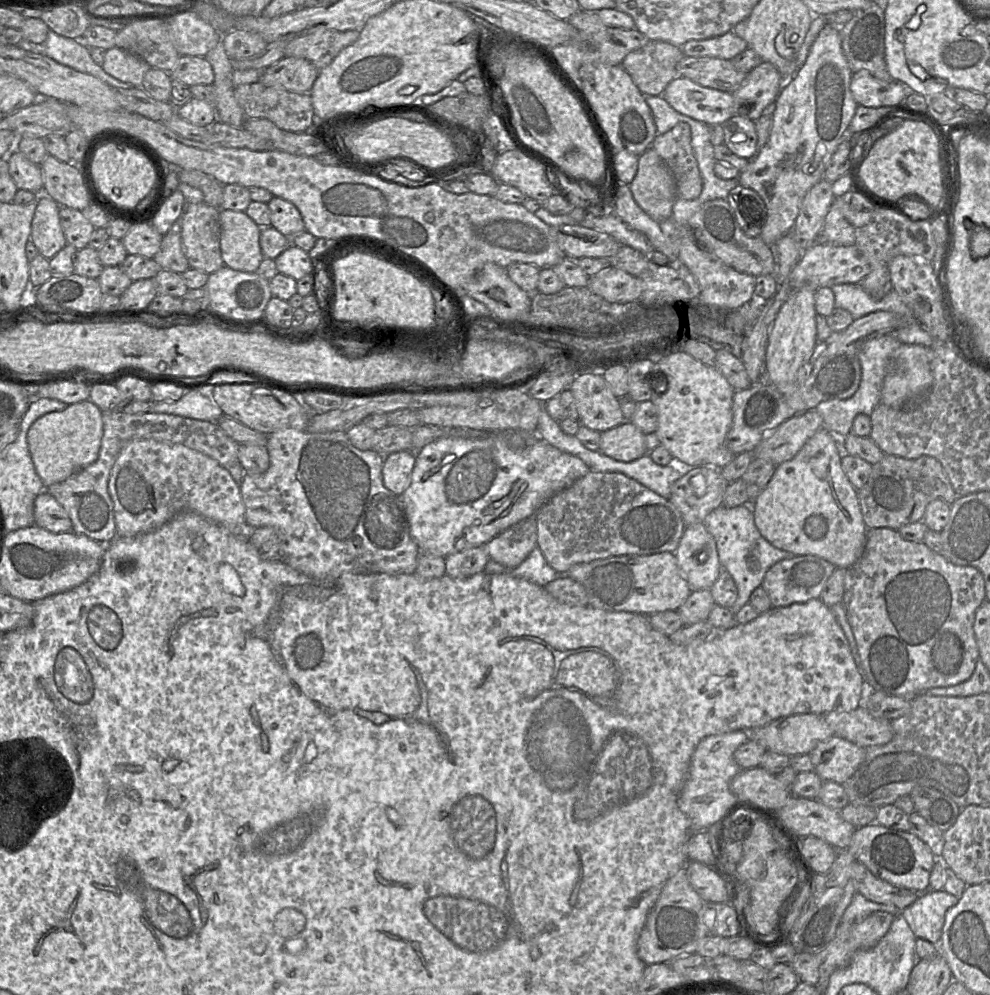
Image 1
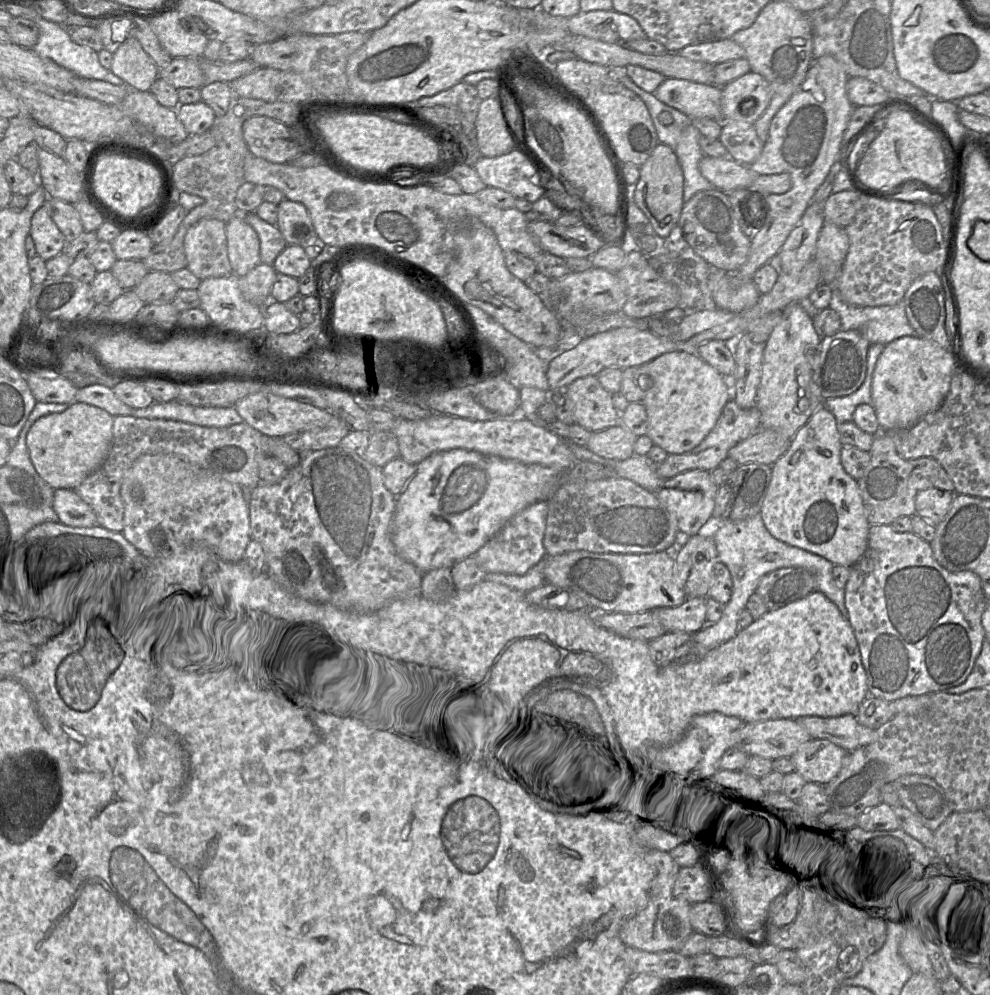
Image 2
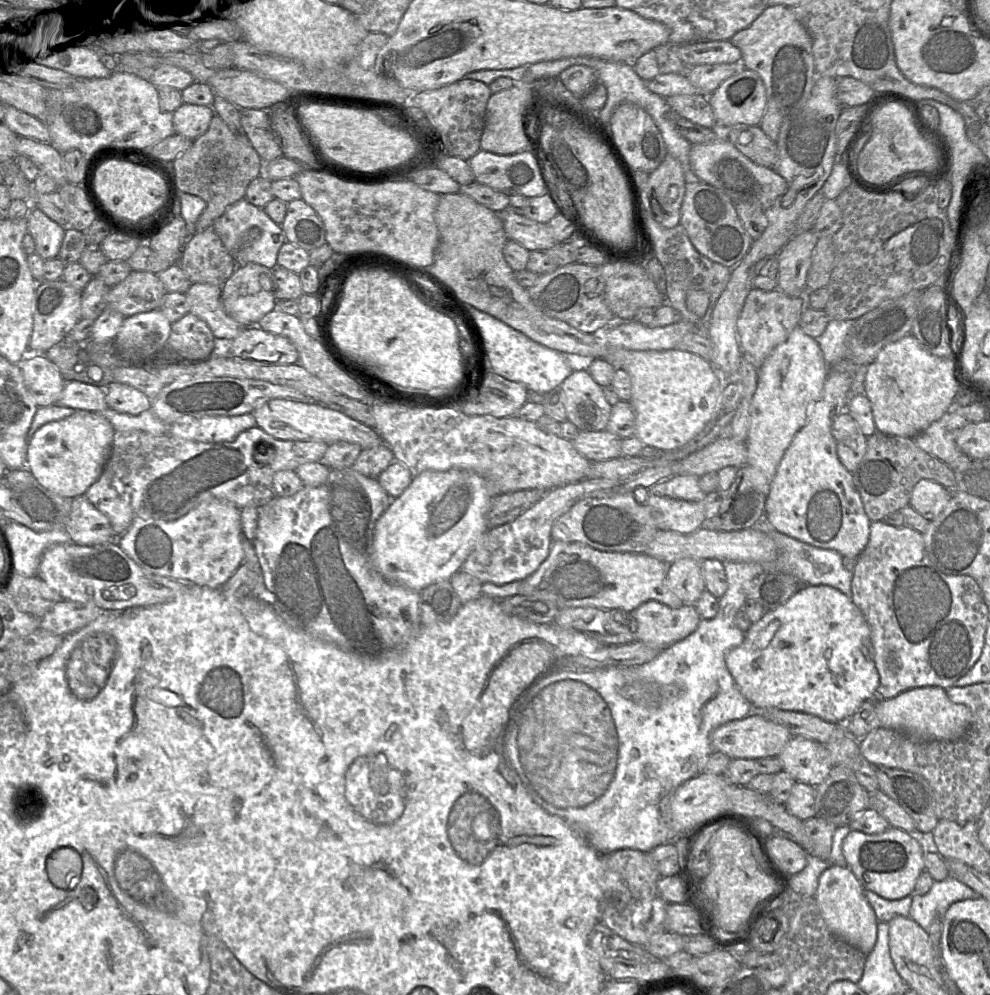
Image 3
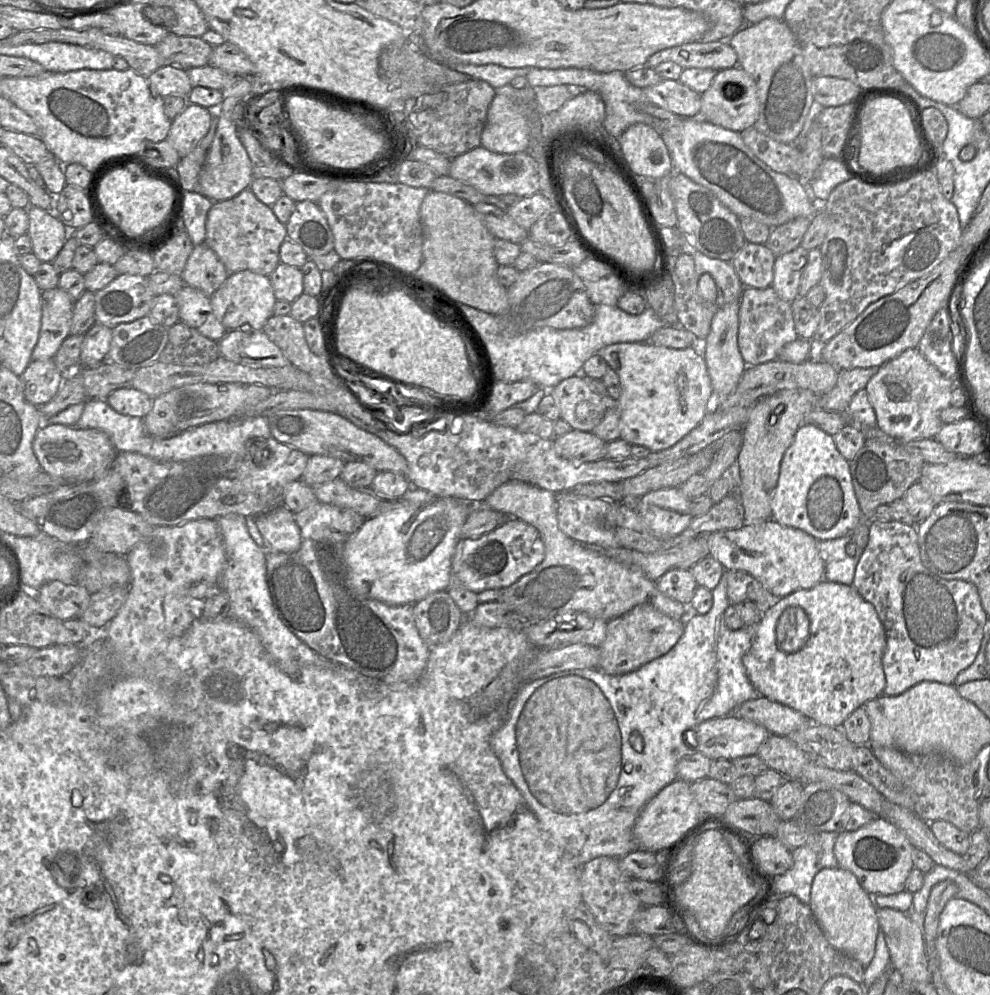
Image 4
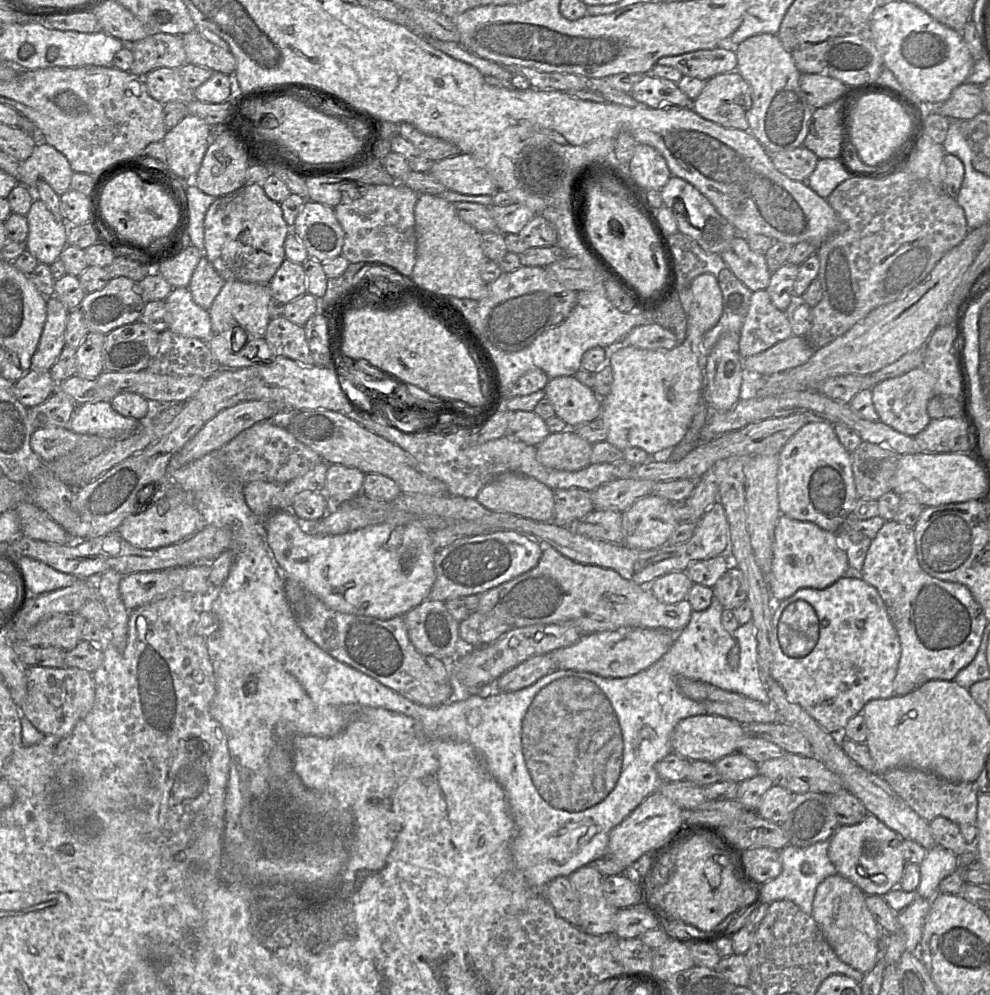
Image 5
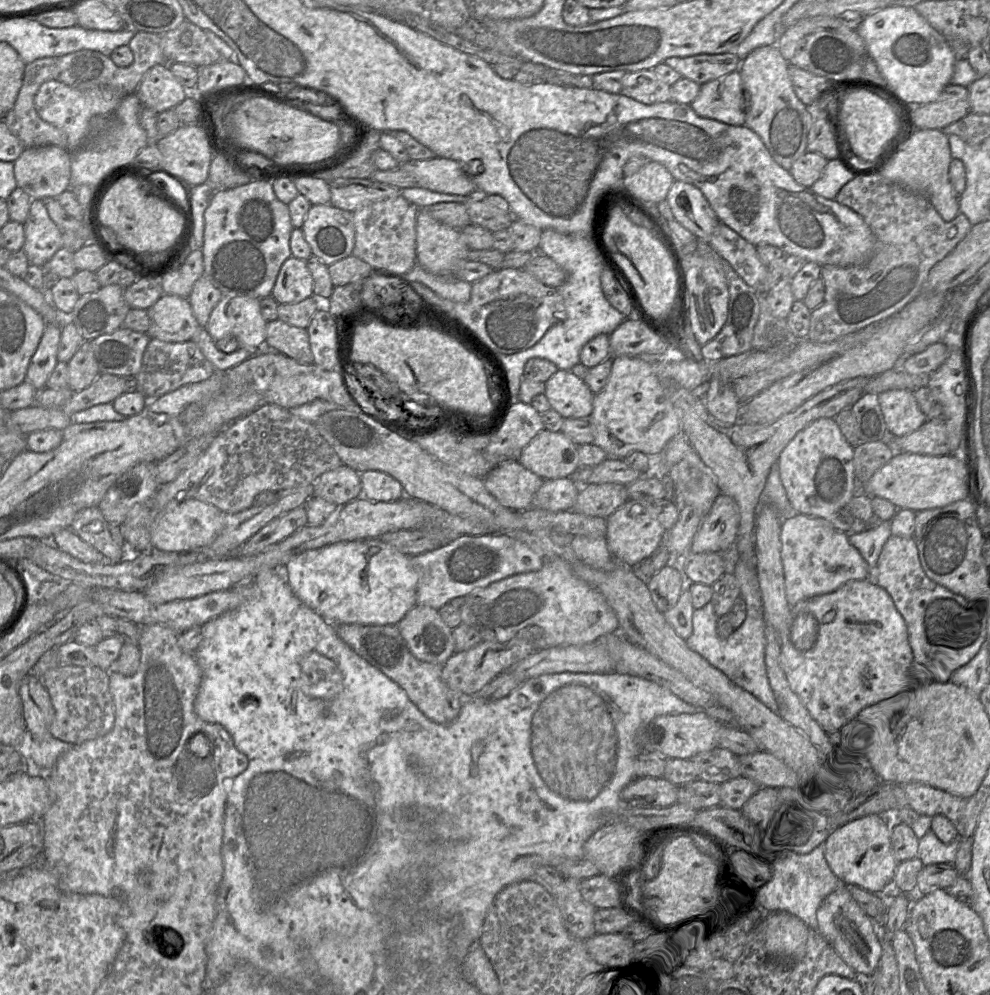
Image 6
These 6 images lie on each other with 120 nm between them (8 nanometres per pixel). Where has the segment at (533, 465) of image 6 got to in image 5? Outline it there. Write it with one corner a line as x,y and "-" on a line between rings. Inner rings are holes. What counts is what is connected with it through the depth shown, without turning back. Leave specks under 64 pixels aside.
573,429
550,433
536,446
536,458
545,467
561,471
579,471
590,465
592,444

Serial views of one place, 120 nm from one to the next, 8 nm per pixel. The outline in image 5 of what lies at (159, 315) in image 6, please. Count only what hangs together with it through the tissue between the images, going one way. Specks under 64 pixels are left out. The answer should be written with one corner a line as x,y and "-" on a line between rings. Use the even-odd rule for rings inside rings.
188,287
173,288
165,299
172,332
190,338
209,340
214,334
208,310
193,299

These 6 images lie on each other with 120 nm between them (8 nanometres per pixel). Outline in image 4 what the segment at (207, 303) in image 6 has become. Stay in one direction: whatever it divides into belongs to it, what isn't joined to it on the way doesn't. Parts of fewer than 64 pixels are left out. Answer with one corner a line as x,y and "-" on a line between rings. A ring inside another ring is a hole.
206,244
194,247
182,279
185,285
202,291
211,297
226,281
230,273
217,254

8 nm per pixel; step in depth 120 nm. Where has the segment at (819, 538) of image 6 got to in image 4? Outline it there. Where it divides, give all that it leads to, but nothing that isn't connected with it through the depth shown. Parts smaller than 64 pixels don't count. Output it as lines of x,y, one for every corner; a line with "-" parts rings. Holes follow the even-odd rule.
772,518
709,533
706,540
709,556
721,563
725,571
751,574
775,598
782,598
796,590
812,588
824,580
825,564
818,550
818,540
802,530
783,526

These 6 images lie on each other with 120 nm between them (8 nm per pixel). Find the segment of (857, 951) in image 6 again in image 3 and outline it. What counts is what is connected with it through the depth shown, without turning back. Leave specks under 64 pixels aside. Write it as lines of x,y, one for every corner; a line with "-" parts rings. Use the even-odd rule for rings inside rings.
832,865
819,877
815,893
817,905
829,930
866,956
877,940
878,920
864,894
864,888
848,866

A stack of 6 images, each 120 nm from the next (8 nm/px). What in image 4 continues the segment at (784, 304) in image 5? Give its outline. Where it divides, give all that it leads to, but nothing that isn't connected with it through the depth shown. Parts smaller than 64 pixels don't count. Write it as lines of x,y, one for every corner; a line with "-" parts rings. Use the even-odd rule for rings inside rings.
799,246
777,256
774,265
772,288
780,298
792,302
799,296
801,275
807,264
808,251

